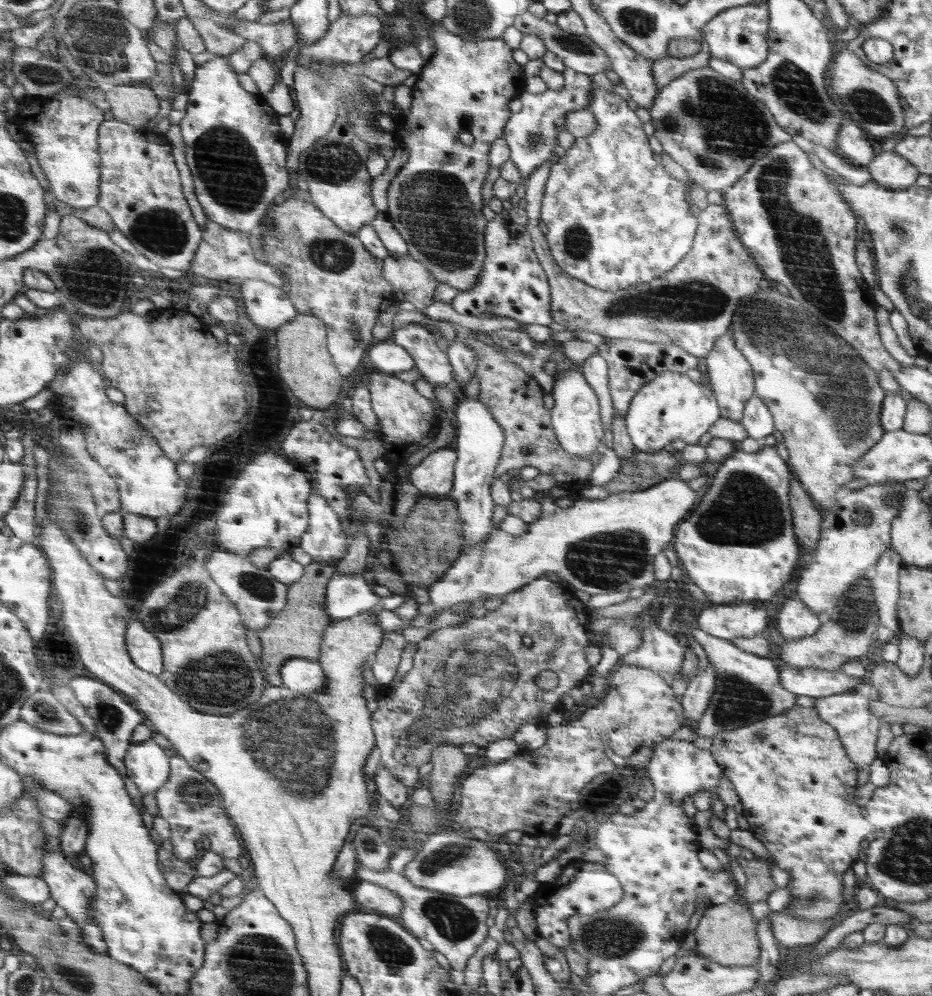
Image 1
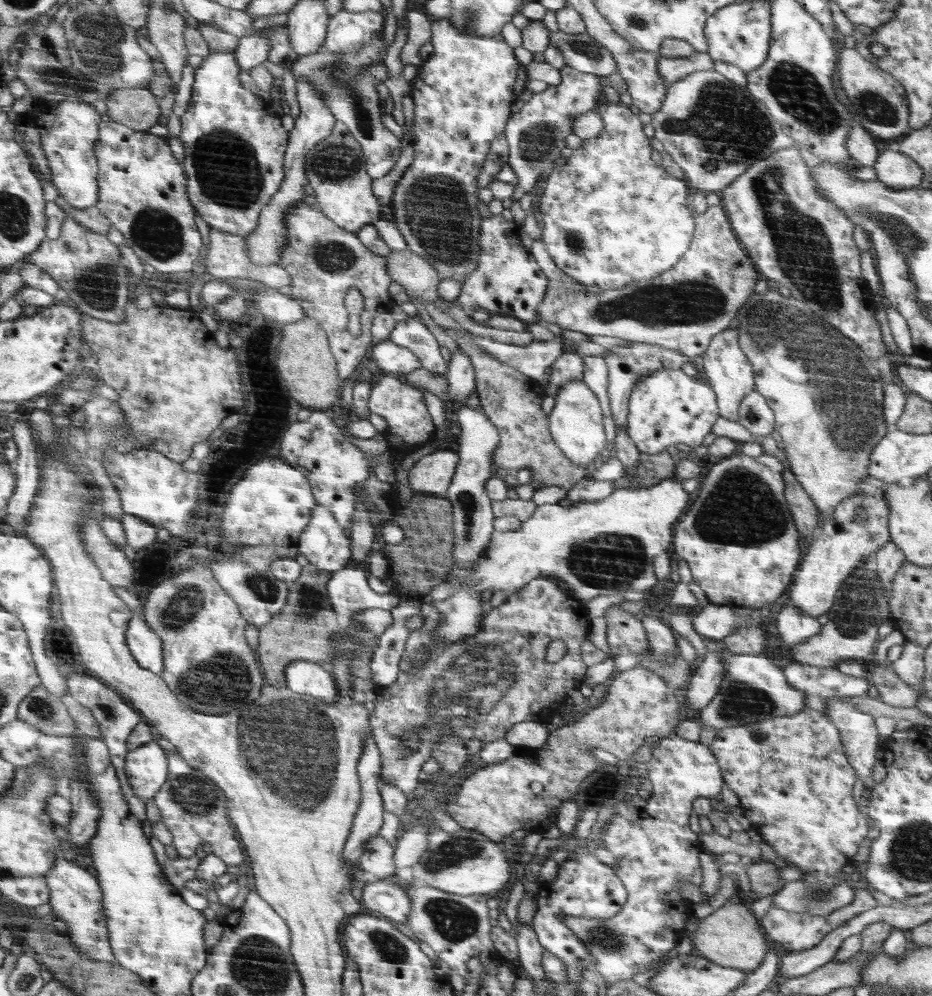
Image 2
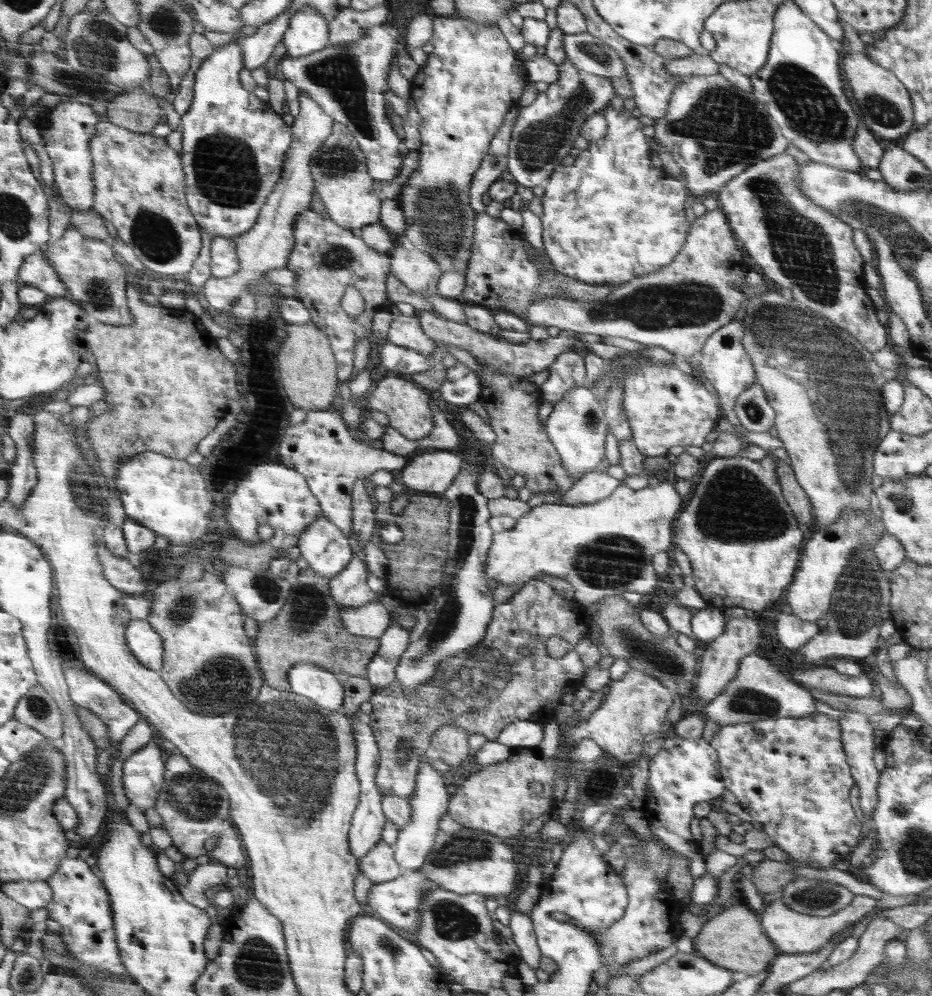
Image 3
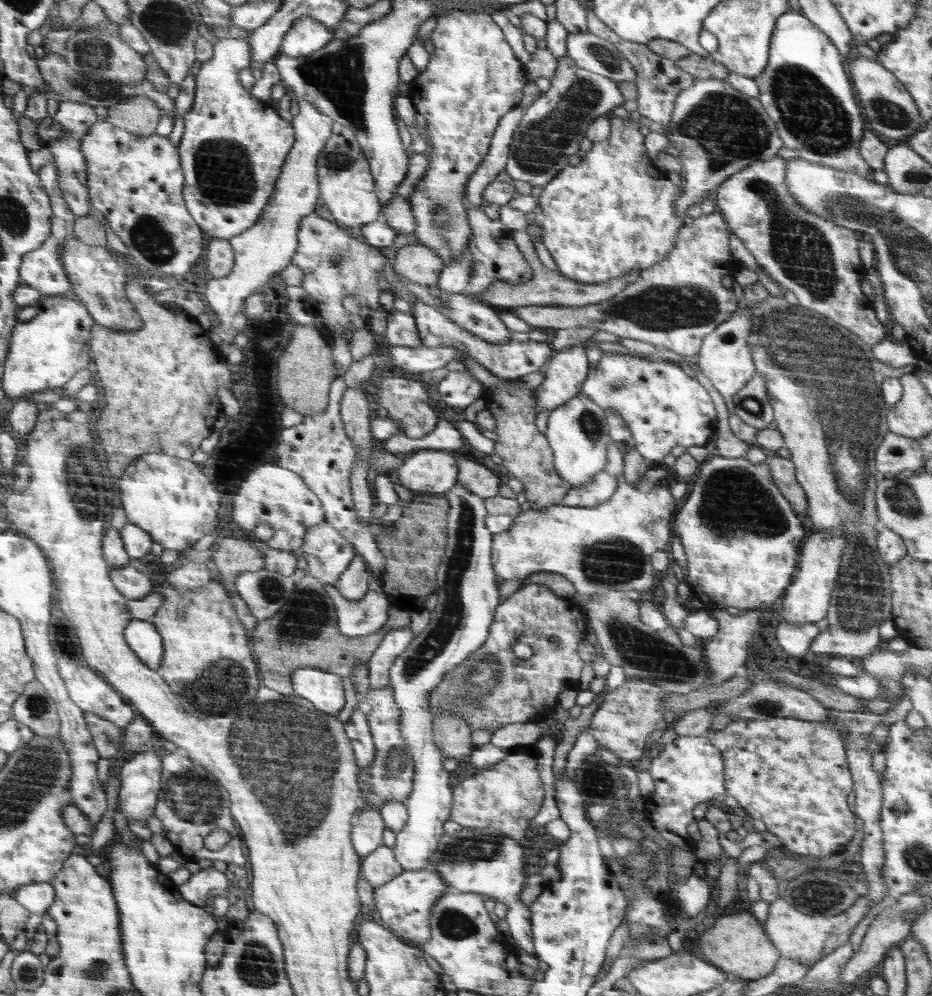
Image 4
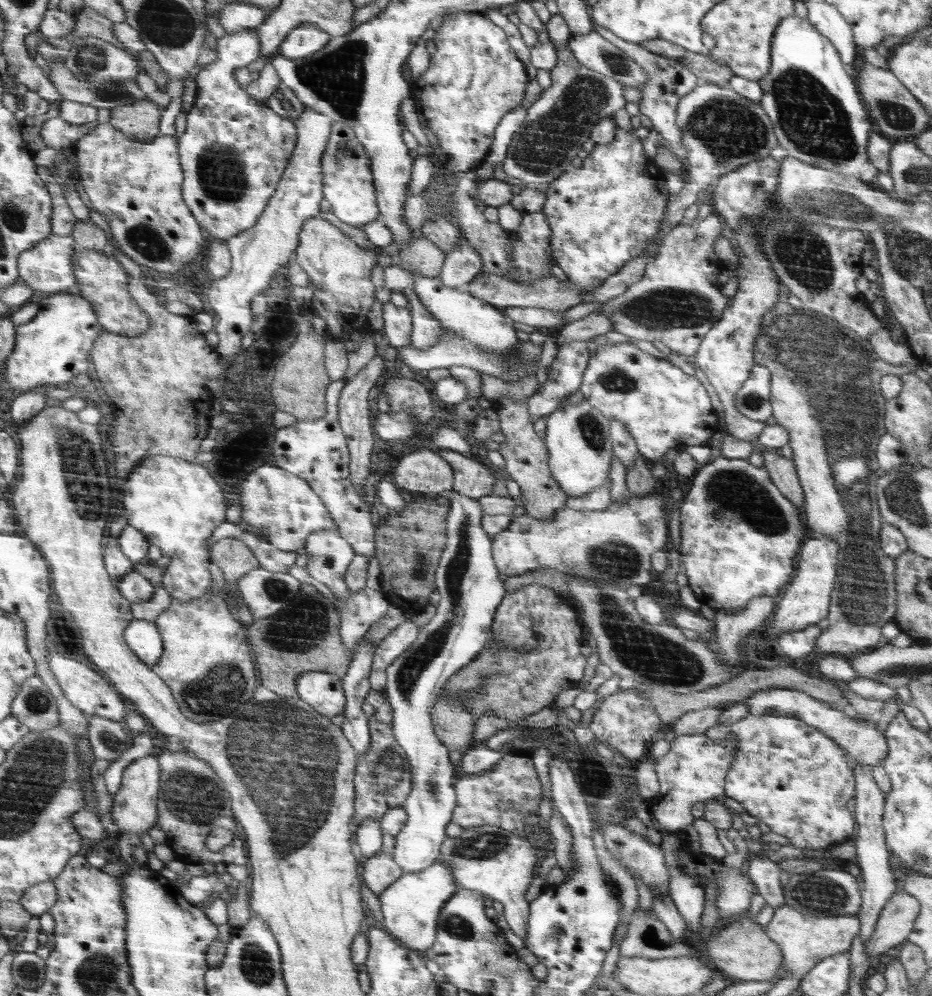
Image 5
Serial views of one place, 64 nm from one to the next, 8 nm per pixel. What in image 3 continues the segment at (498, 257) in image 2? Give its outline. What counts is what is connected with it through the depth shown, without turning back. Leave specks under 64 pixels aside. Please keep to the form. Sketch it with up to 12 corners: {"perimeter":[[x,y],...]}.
{"perimeter":[[477,213],[463,302],[524,318],[541,285],[522,230]]}

